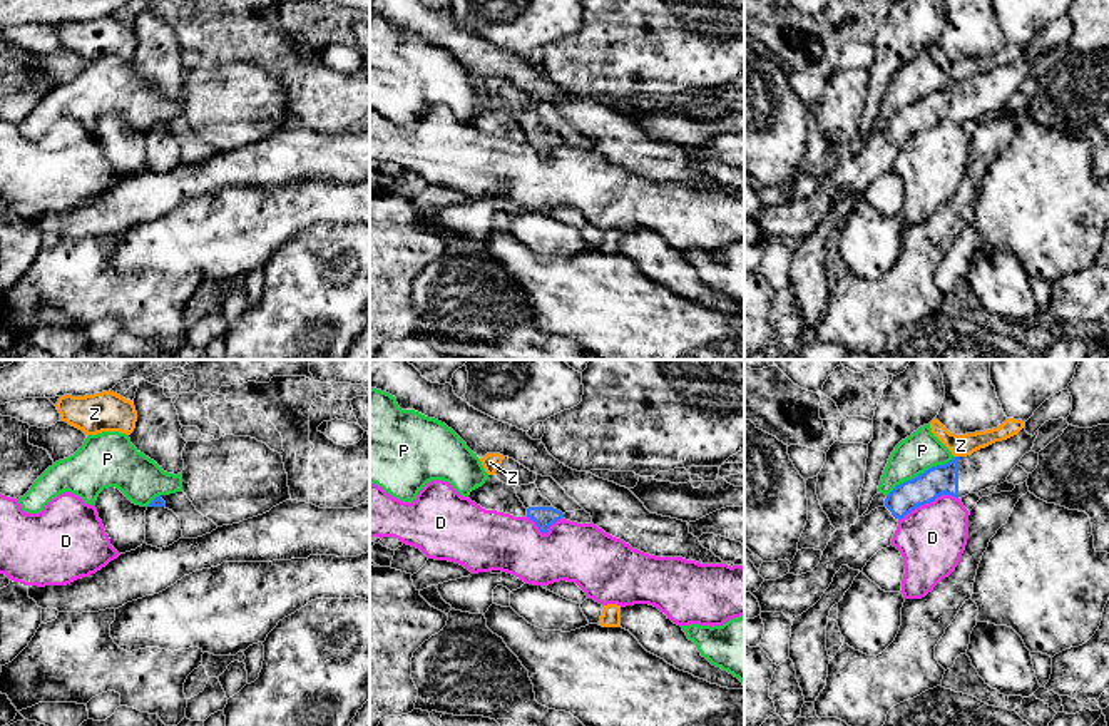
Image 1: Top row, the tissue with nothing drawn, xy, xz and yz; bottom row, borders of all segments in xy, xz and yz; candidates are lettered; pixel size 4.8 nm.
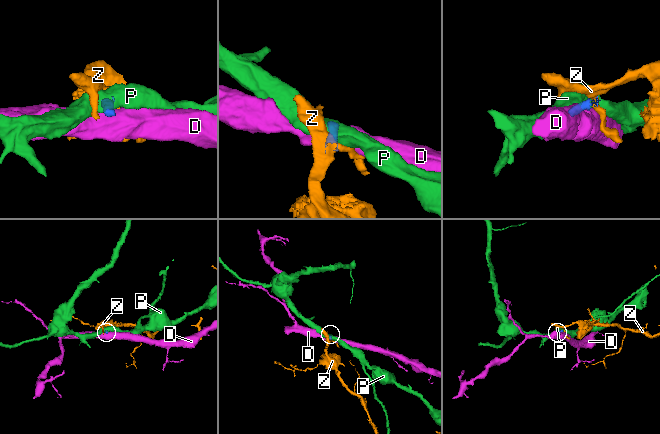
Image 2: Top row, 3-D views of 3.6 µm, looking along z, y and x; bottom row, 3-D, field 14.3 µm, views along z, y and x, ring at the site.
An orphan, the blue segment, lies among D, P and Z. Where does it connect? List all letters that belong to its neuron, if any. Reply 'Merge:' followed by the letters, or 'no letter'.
Merge: no letter

